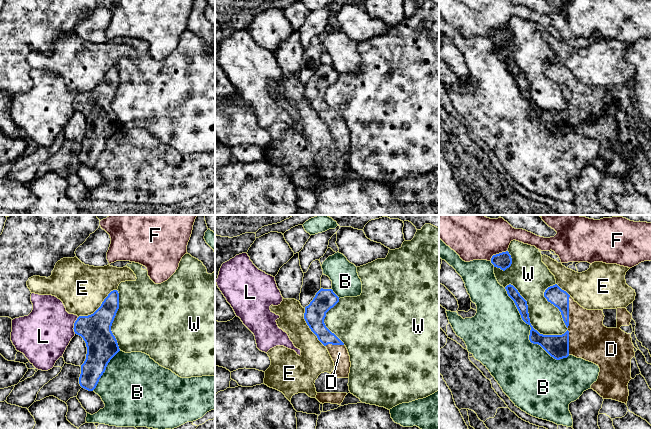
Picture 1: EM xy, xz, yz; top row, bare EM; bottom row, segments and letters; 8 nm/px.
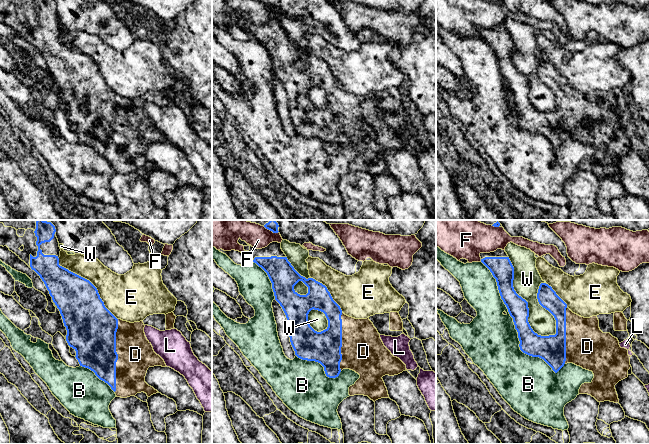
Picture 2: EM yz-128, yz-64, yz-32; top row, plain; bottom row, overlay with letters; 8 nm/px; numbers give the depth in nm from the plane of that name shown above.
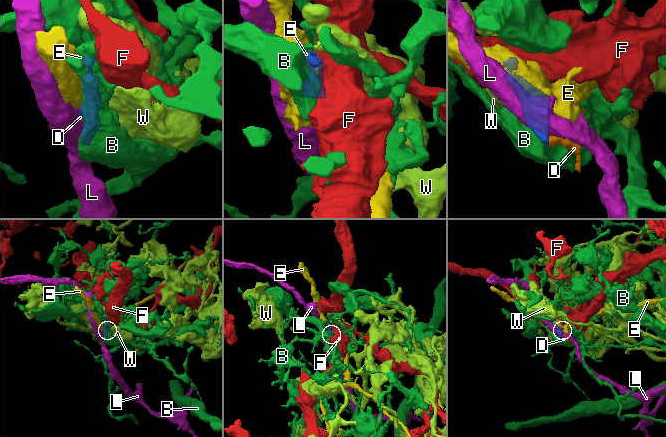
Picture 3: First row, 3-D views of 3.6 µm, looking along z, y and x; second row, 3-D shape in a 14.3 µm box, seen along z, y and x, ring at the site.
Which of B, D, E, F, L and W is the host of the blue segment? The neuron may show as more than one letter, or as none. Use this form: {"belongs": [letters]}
{"belongs": ["D"]}

